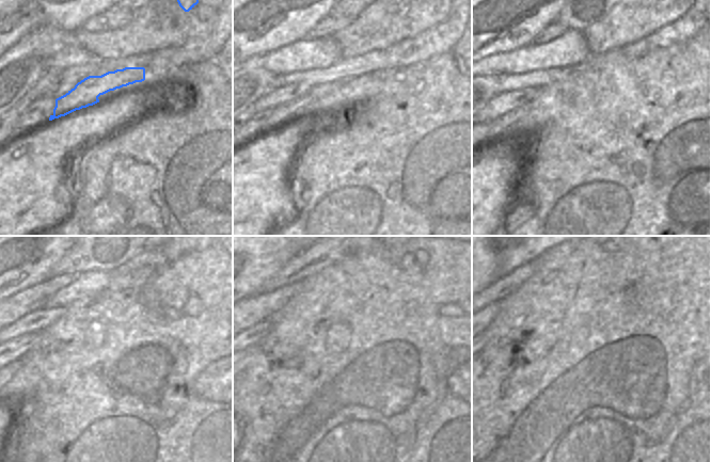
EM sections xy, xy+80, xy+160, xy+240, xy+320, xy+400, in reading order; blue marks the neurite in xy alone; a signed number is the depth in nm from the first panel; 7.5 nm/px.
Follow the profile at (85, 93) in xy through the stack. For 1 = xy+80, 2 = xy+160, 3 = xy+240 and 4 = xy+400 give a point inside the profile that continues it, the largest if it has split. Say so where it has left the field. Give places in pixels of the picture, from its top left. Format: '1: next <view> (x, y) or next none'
1: next xy+80 (285, 113)
2: next xy+160 (499, 125)
3: next xy+240 (15, 365)
4: next none

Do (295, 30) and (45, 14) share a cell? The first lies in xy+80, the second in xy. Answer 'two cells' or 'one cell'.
one cell

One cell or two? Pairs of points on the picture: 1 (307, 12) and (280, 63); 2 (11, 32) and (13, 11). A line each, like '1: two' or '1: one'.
1: two
2: one

